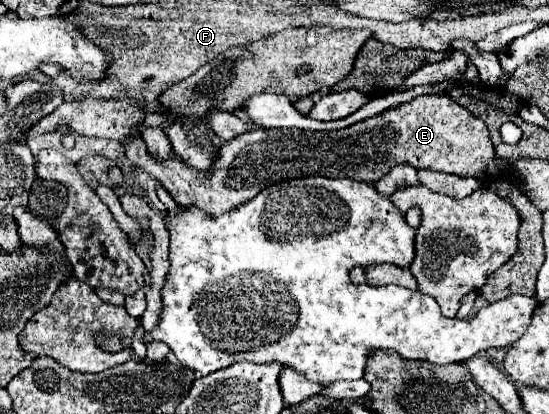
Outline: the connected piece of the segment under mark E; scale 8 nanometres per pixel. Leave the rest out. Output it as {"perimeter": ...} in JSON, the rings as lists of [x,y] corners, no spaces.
{"perimeter":[[[419,95],[409,103],[387,109],[371,119],[355,123],[339,131],[301,131],[301,129],[255,129],[227,141],[219,149],[219,159],[213,163],[213,175],[205,177],[189,169],[179,157],[157,161],[147,153],[145,141],[127,143],[127,159],[155,177],[183,209],[199,207],[211,217],[251,201],[261,189],[277,181],[295,177],[349,177],[353,181],[377,183],[395,165],[411,165],[459,177],[475,177],[481,183],[501,179],[501,169],[495,171],[495,153],[487,125],[469,109],[461,107],[447,95]]]}

